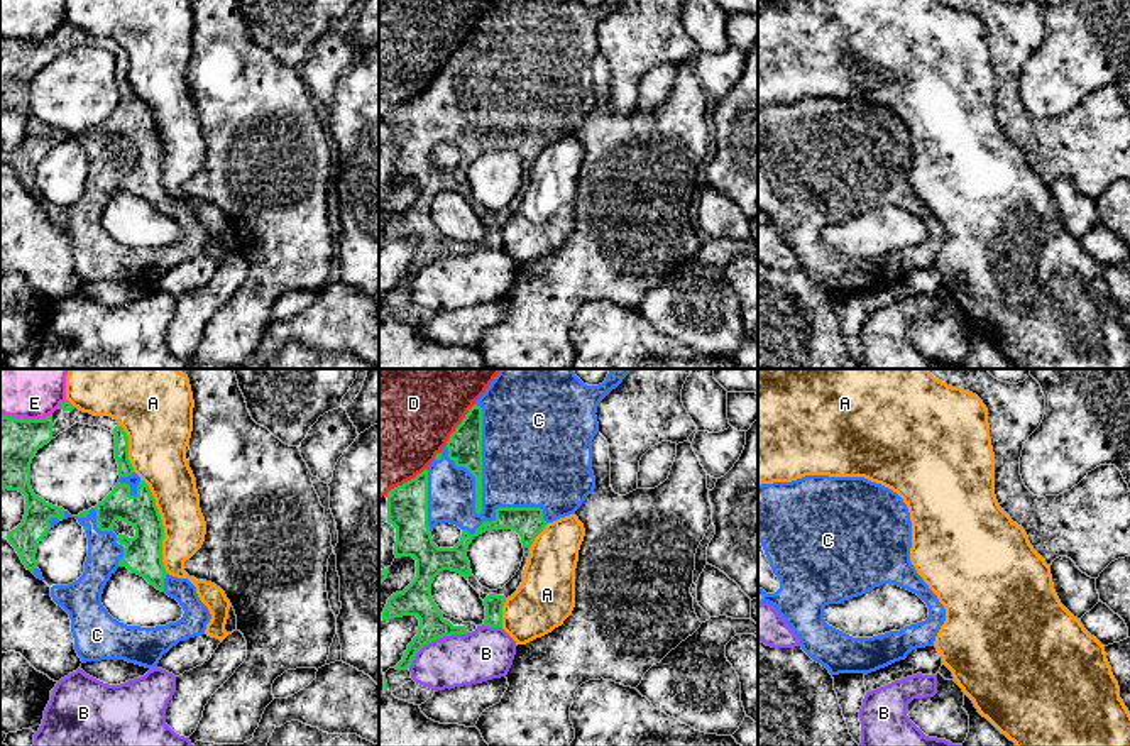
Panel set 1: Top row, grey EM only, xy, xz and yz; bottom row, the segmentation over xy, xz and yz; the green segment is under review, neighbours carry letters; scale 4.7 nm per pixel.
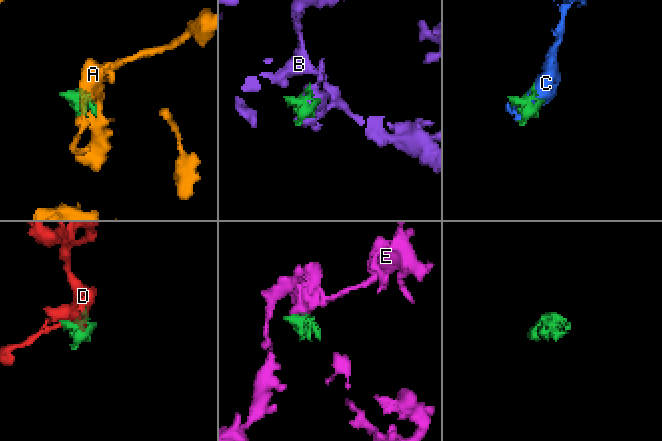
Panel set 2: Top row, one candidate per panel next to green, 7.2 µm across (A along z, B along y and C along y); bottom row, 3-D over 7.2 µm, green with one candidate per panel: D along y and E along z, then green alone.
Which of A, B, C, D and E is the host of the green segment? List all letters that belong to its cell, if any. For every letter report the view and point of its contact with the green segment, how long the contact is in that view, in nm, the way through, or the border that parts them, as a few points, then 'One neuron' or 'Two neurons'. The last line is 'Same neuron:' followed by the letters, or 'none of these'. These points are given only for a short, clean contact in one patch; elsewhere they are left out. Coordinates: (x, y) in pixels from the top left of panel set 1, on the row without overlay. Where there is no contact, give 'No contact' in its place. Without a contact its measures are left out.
A: Touches green at xy (163, 148). Shared border 460 nm. Two neurons
B: Touches green at xz (435, 259). Shared border 340 nm. Two neurons
C: Touches green at xz (481, 80). Shared border 550 nm. One neuron
D: Touches green at xz (460, 44). Shared border 240 nm. Two neurons
E: Touches green at xy (26, 41). Shared border 240 nm. Two neurons
Same neuron: C

